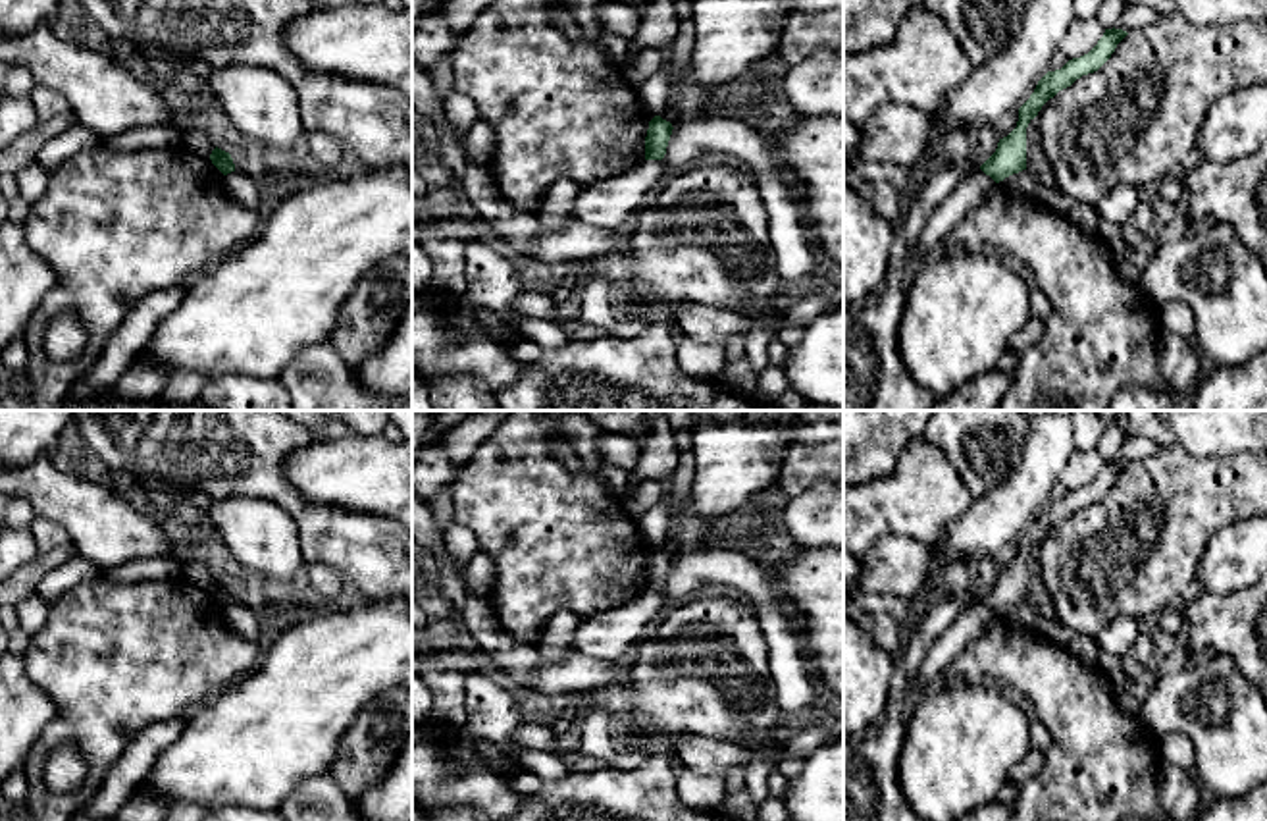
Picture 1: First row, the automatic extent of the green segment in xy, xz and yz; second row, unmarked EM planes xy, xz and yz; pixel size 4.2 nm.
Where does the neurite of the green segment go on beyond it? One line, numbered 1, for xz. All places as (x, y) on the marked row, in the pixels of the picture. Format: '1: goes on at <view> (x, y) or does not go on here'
1: does not go on here

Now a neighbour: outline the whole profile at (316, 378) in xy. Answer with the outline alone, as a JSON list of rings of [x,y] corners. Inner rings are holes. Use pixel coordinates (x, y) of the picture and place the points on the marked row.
[[[327,339],[300,351],[279,374],[295,410],[385,410],[370,397]]]

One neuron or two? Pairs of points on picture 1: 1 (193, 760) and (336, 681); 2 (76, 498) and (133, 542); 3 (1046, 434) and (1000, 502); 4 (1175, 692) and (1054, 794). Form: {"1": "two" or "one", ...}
{"1": "one", "2": "one", "3": "one", "4": "two"}

